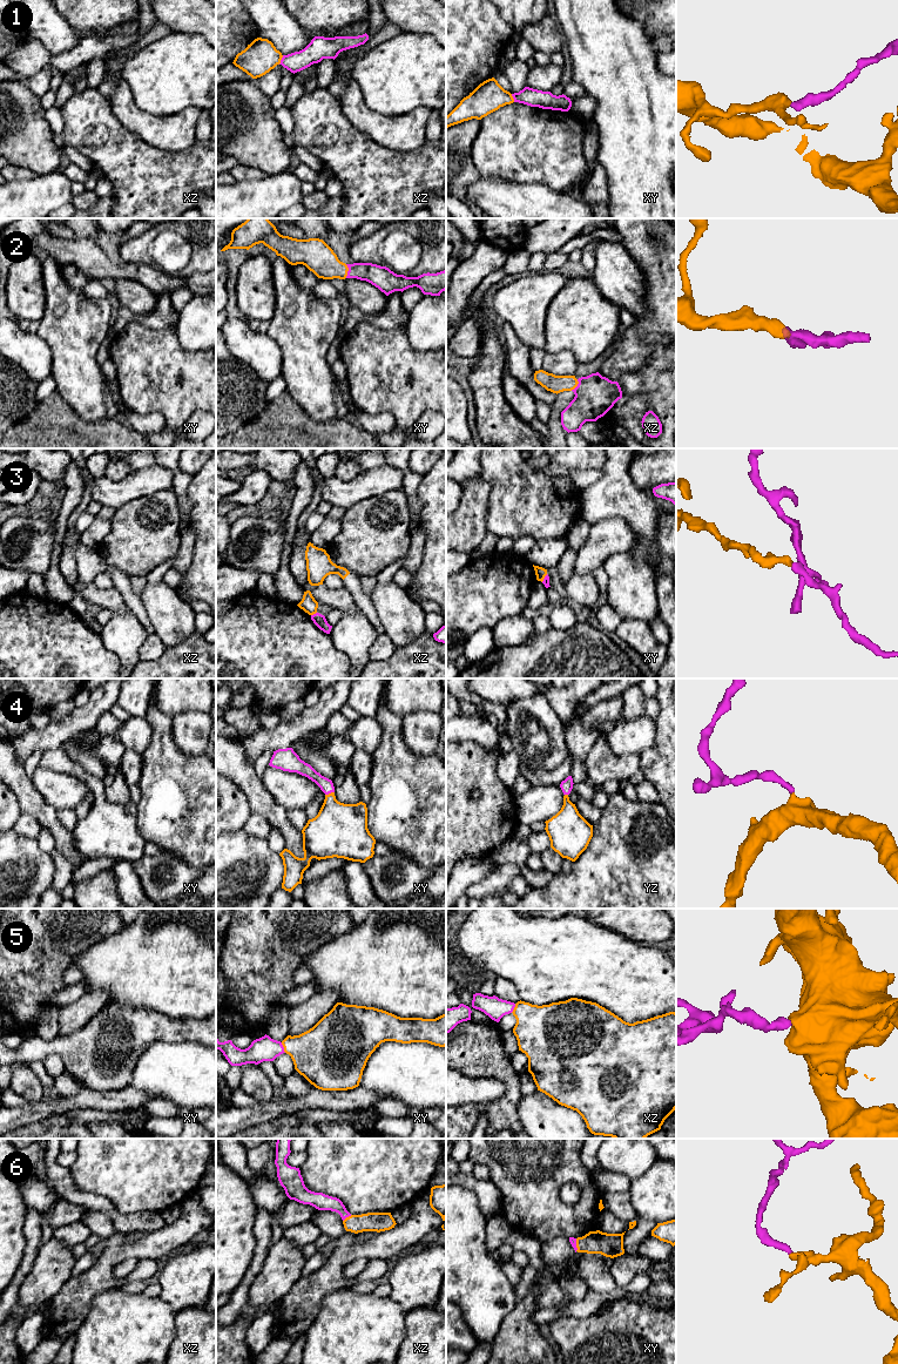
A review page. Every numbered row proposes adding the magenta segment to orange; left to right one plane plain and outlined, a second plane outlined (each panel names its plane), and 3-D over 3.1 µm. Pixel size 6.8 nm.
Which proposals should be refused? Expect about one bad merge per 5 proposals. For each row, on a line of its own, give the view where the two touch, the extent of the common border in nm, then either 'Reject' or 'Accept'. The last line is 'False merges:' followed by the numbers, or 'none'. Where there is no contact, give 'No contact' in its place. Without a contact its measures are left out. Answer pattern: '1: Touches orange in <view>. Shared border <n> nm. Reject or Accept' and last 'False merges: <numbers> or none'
1: Touches orange in xz. Shared border 70 nm. Accept
2: Touches orange in xy. Shared border 100 nm. Accept
3: Touches orange in xz. Shared border 50 nm. Reject
4: Touches orange in xy. Shared border 70 nm. Accept
5: Touches orange in xy. Shared border 80 nm. Accept
6: Touches orange in xz. Shared border 80 nm. Accept
False merges: 3

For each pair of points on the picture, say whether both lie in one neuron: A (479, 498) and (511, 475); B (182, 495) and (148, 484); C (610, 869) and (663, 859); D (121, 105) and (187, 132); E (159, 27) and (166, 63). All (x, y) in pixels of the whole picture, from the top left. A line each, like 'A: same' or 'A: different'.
A: different
B: different
C: same
D: same
E: different

